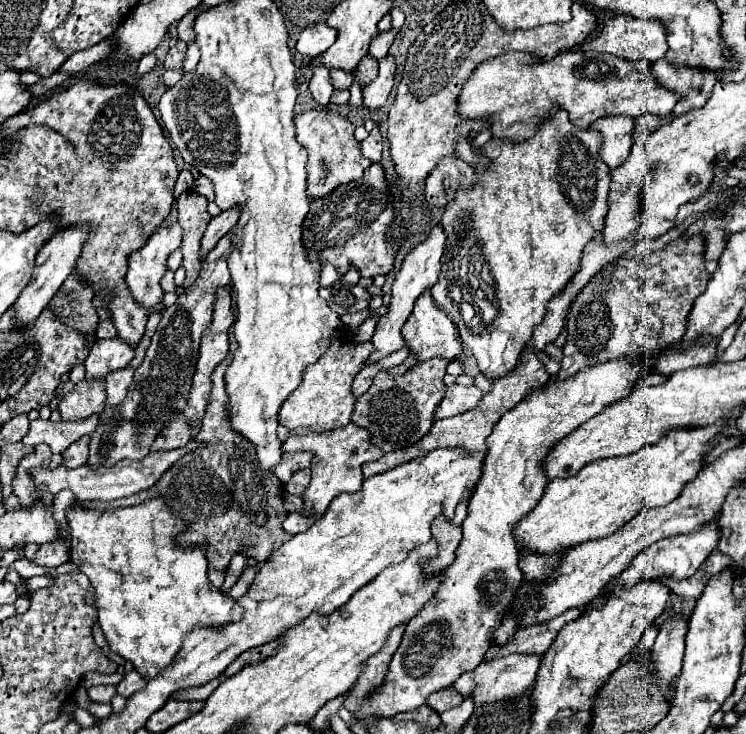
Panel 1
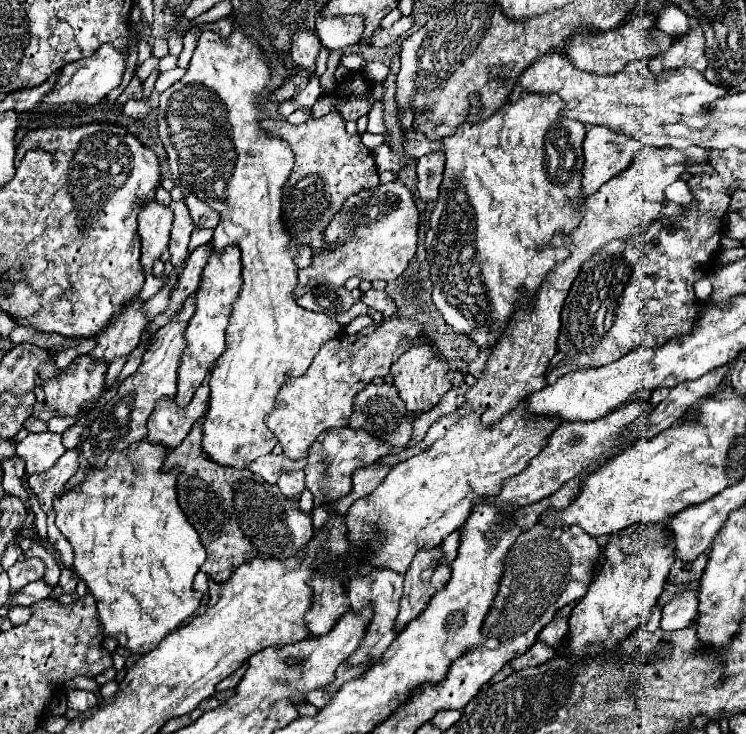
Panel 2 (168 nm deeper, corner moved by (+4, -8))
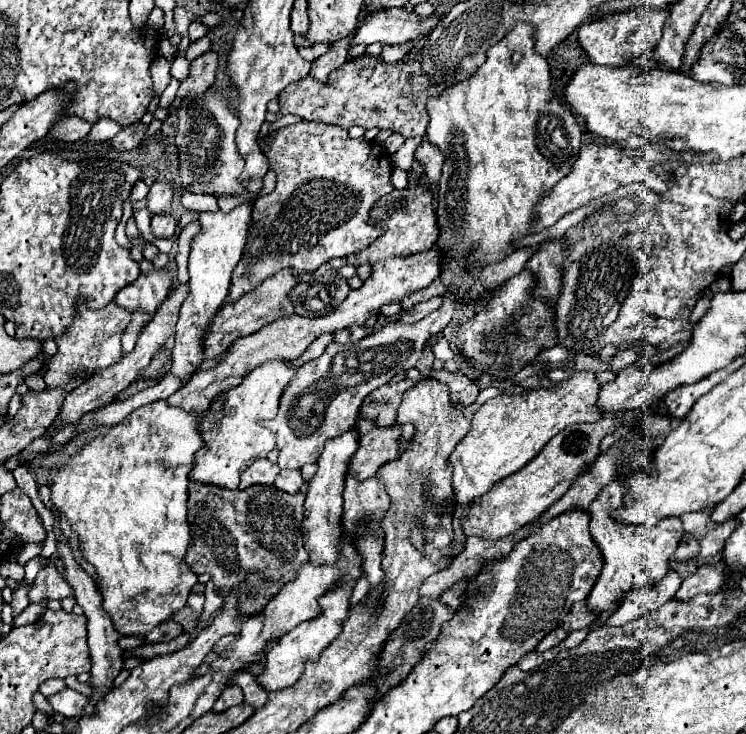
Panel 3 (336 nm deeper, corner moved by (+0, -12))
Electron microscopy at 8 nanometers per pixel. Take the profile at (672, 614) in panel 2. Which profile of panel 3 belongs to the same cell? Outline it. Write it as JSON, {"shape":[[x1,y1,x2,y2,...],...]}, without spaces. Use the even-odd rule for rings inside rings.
{"shape":[[721,562,699,566,695,574,687,576,675,594,675,600,689,600,695,594,717,594,725,582,725,566]]}

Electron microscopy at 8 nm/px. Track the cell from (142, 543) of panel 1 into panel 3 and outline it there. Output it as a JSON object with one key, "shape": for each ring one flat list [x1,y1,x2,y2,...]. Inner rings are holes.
{"shape":[[157,400,153,404,141,406,137,410,133,410,121,424,113,426,107,434,97,436,95,440,91,440,77,456,73,456,67,464,55,466,51,470,51,478,49,478,49,486,51,486,51,502,55,508,59,508,63,512,63,516,67,518,67,522,71,524,71,530,79,536,79,550,83,554,83,558,93,564,95,568,95,584,101,592,103,598,103,608,105,612,111,616,117,632,121,636,139,636,145,640,145,636,159,626,165,620,171,620,173,614,177,610,181,610,187,604,187,596,191,592,191,588,197,584,197,574,193,574,193,570,187,566,185,562,185,552,189,550,191,542,191,532,189,532,189,524,187,524,187,484,189,484,189,470,193,468,193,454,203,446,201,440,201,432,199,432,199,418,193,416,191,412,183,412,181,408,171,408,165,404,165,400]]}

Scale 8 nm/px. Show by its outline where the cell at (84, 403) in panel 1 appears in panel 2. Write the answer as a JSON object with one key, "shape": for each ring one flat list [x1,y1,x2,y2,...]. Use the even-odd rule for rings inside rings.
{"shape":[[89,354,77,356,67,370,43,382,45,404,61,416,81,414,81,404,105,390,107,362,93,360]]}

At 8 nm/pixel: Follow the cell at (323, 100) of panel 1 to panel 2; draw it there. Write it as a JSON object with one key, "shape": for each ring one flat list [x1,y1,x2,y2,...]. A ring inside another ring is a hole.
{"shape":[[299,28,291,40,291,58,297,62,299,68,307,72,307,78,313,76,315,58,319,54,319,48,321,48,319,36,307,28]]}

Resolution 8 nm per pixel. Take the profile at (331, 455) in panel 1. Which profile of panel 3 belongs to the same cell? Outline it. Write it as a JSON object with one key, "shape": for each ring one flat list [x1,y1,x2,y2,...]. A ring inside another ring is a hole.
{"shape":[[357,420,355,424,359,432,359,448,349,462,347,474,355,476,357,480,367,480,377,474,377,470,385,464,395,460,403,450,399,446,399,438,411,440,415,428,411,424,395,424,391,428,379,428,371,420]]}

